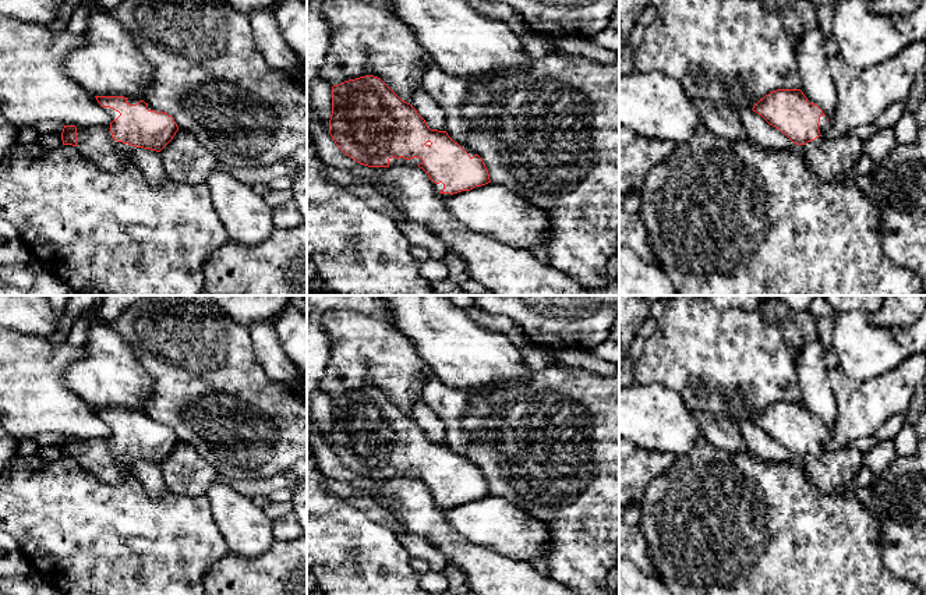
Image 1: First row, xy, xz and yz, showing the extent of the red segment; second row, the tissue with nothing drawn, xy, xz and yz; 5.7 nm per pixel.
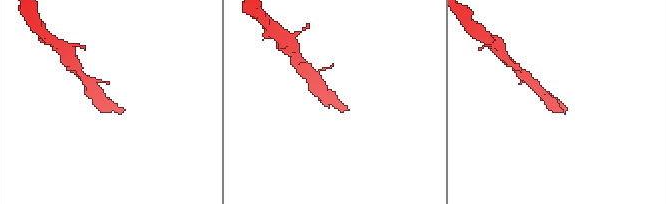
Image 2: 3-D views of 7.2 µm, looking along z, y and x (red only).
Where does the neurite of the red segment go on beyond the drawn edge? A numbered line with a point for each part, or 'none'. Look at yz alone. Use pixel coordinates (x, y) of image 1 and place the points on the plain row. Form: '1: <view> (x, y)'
1: yz (829, 468)

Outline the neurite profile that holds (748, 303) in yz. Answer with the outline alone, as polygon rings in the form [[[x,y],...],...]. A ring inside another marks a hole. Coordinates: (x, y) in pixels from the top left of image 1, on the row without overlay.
[[[701,295],[707,298],[717,309],[724,311],[732,307],[745,311],[756,309],[763,304],[766,295]]]

